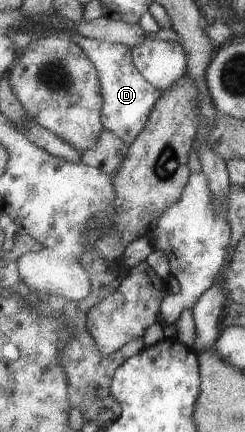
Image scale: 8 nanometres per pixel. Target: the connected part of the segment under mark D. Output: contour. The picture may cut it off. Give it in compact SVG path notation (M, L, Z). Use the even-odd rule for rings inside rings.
M69 33L67 38L80 45L96 67L103 97L101 124L104 124L105 131L113 132L123 143L130 145L143 130L152 106L161 96L161 90L145 80L132 63L131 48L127 45L87 38L77 33Z

